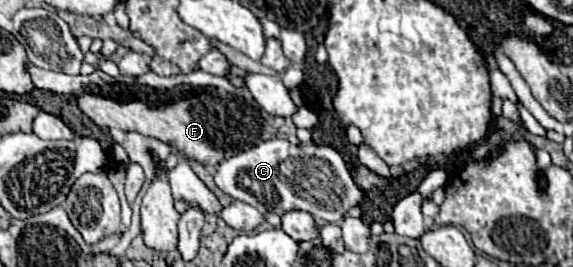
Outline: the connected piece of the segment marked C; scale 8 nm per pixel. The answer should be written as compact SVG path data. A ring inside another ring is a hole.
M282 138L266 140L248 152L236 154L236 156L220 162L212 176L214 176L216 186L222 192L226 192L228 196L242 200L242 202L258 208L260 212L274 212L278 216L288 210L304 210L326 222L340 222L342 216L346 214L346 210L354 204L360 204L360 200L362 200L362 190L354 184L354 180L346 168L346 162L334 148L316 146L316 144L302 148L302 146L290 144L288 140L282 140Z

